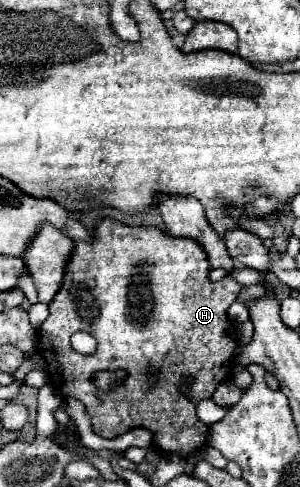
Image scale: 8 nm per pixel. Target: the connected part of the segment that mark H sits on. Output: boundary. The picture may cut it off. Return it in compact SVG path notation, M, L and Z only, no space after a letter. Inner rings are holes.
M100 218L94 226L94 236L92 236L92 242L82 242L82 240L74 240L74 250L72 250L72 256L66 264L66 270L64 270L64 280L62 280L62 286L60 290L56 292L54 300L50 302L50 316L42 322L40 326L40 344L38 344L38 352L40 356L46 360L48 364L48 374L50 374L50 380L54 384L54 388L62 396L74 397L82 404L84 404L88 414L90 415L92 426L94 426L94 432L102 438L116 438L124 432L128 432L130 428L148 428L154 432L154 446L158 450L162 450L164 454L178 454L182 458L188 458L188 454L194 454L196 450L200 450L202 446L206 446L206 440L208 440L208 426L198 418L196 414L196 404L200 400L208 400L212 398L212 392L216 388L216 384L220 384L222 380L226 380L230 376L230 366L232 366L232 356L234 356L234 346L236 346L236 340L230 338L230 332L232 332L232 326L228 322L228 308L230 304L234 302L236 294L242 290L242 286L238 284L230 275L225 276L221 281L210 282L208 278L208 272L210 272L210 262L208 262L208 256L204 254L204 248L194 240L194 238L172 238L170 234L162 232L160 228L154 228L154 226L126 226L122 222L114 222L110 218ZM74 332L88 332L90 336L94 336L96 340L96 352L90 354L90 356L84 356L84 354L78 354L72 344L70 344L70 336ZM124 368L128 374L110 390L98 390L96 386L96 374L100 370L108 370L108 372L116 372ZM184 380L190 380L186 392L180 390L182 382Z

